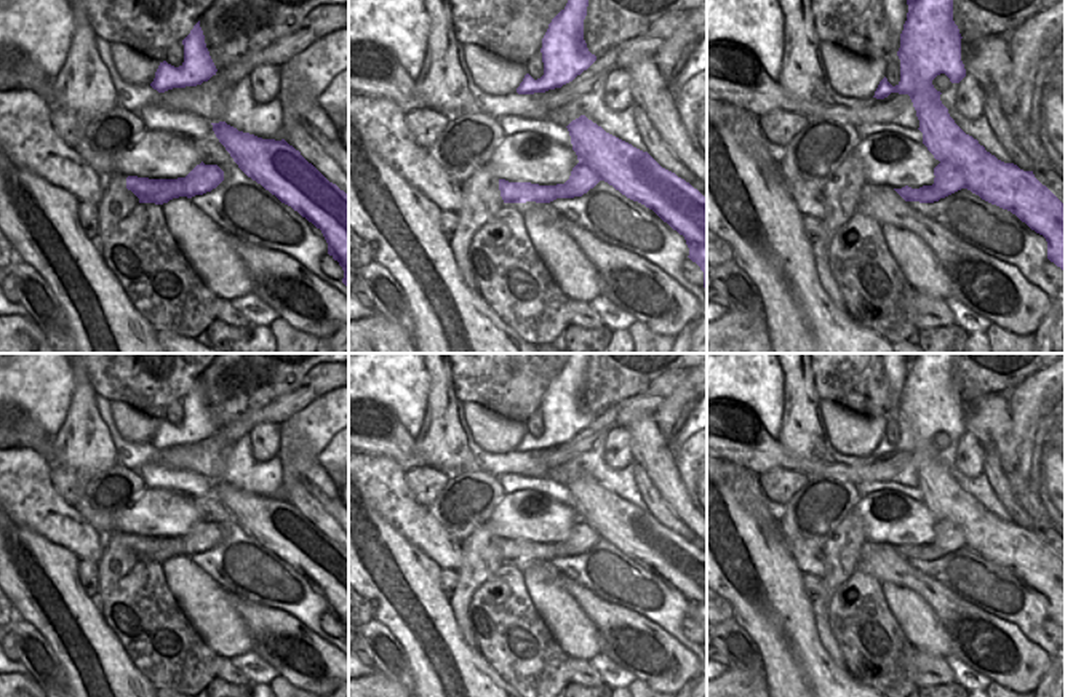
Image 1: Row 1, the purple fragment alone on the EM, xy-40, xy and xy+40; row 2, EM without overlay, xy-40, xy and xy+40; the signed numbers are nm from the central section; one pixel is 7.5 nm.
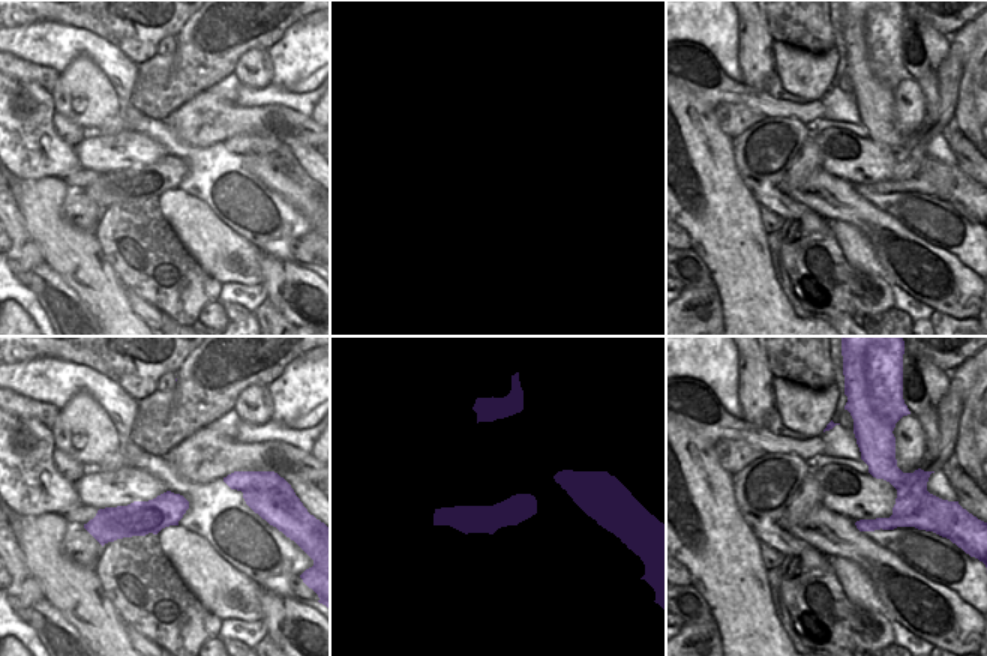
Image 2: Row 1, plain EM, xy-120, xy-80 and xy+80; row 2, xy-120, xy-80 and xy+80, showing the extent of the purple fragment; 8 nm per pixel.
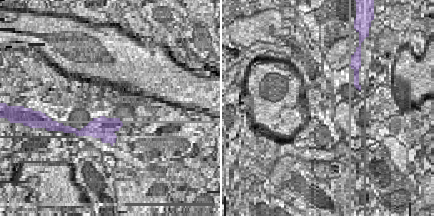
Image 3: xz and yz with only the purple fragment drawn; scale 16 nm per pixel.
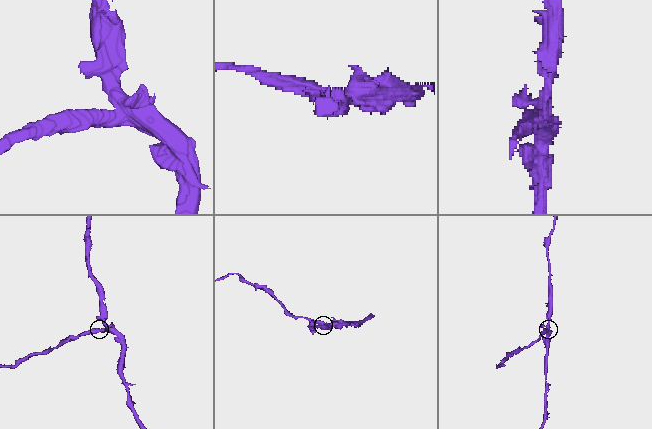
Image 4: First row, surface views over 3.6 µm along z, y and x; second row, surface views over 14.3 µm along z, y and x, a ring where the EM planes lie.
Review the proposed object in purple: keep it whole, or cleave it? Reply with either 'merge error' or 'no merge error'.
merge error

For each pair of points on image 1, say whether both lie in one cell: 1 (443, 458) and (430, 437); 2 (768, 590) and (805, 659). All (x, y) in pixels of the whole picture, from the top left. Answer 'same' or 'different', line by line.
1: same
2: same

